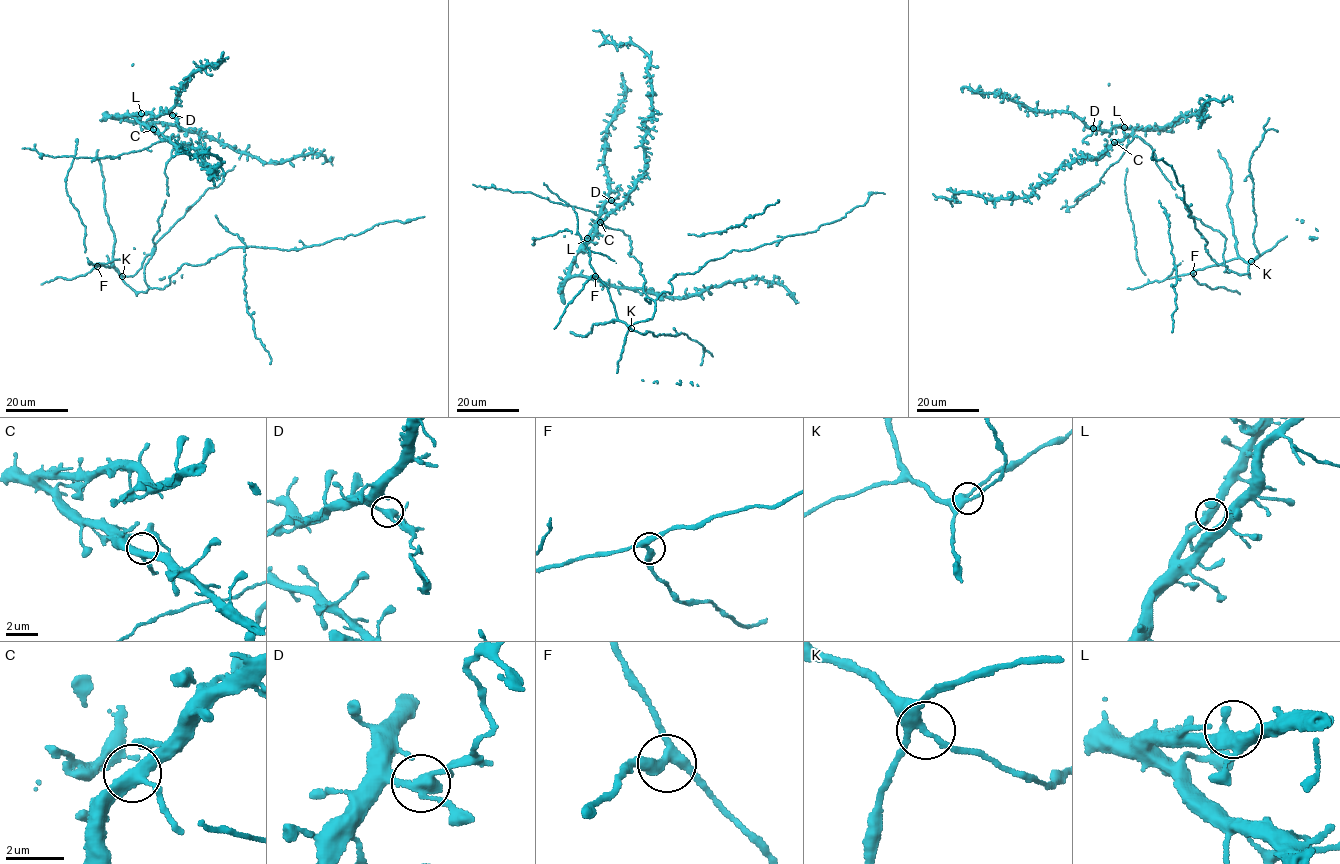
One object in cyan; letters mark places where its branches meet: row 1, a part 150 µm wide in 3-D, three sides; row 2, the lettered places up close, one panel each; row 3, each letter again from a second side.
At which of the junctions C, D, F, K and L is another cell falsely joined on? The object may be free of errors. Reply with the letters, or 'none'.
D

